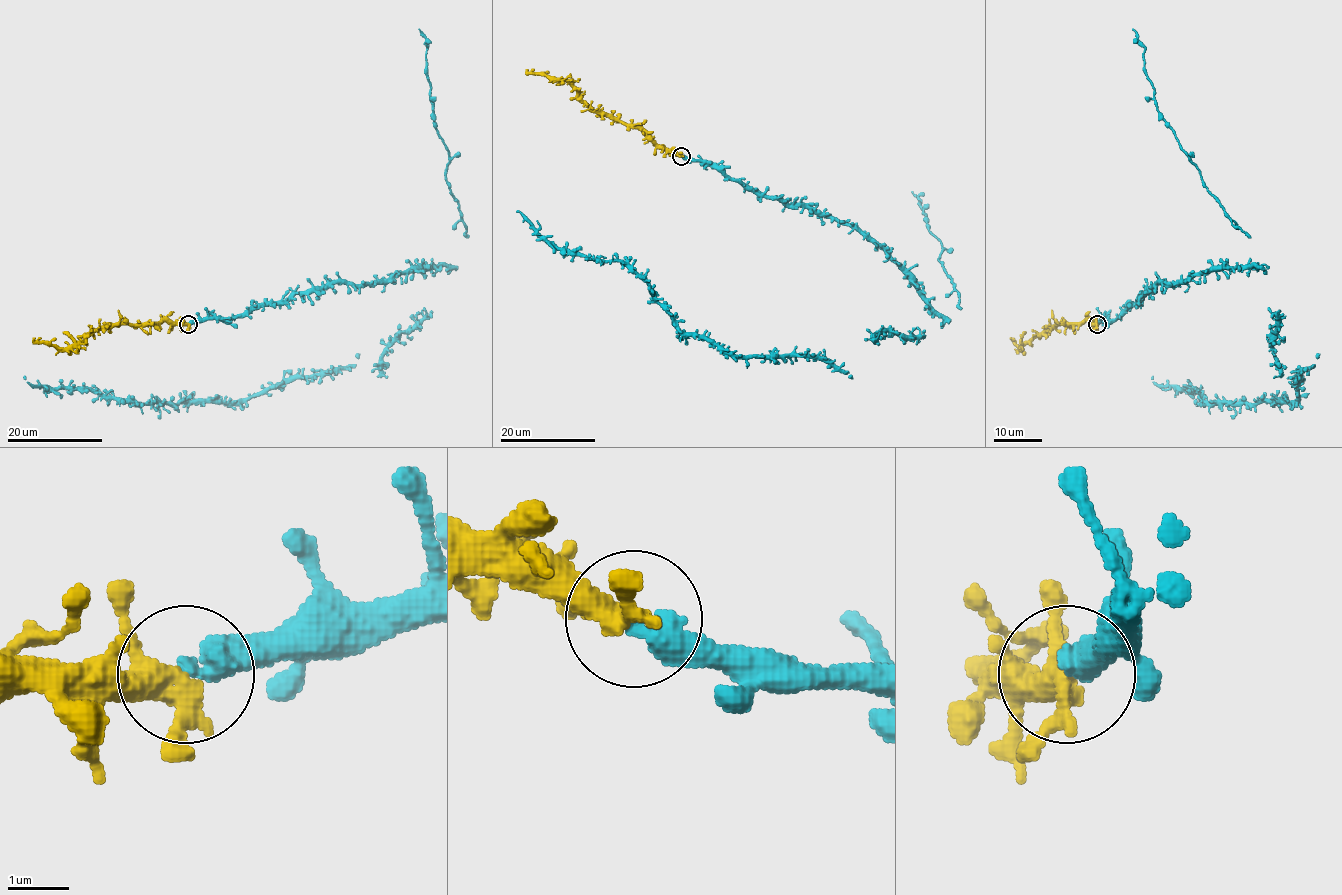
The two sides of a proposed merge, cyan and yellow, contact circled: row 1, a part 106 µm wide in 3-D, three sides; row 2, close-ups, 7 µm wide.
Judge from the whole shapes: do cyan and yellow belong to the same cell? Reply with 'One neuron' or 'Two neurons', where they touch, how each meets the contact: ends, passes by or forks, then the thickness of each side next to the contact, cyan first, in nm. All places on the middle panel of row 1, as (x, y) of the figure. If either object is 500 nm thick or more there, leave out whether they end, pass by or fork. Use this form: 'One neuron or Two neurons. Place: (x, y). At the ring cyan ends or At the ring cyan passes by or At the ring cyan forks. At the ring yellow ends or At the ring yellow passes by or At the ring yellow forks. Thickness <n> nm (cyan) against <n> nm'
One neuron. Place: (681, 156). At the ring cyan ends. At the ring yellow forks. Thickness 440 nm (cyan) against 280 nm

